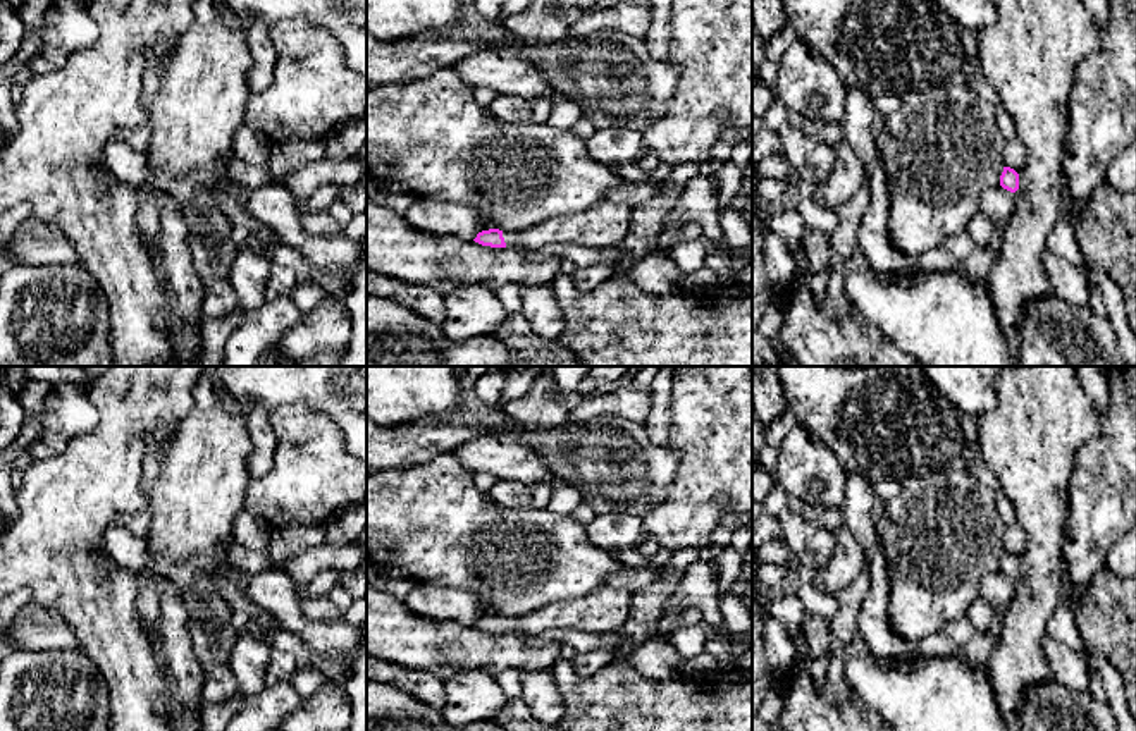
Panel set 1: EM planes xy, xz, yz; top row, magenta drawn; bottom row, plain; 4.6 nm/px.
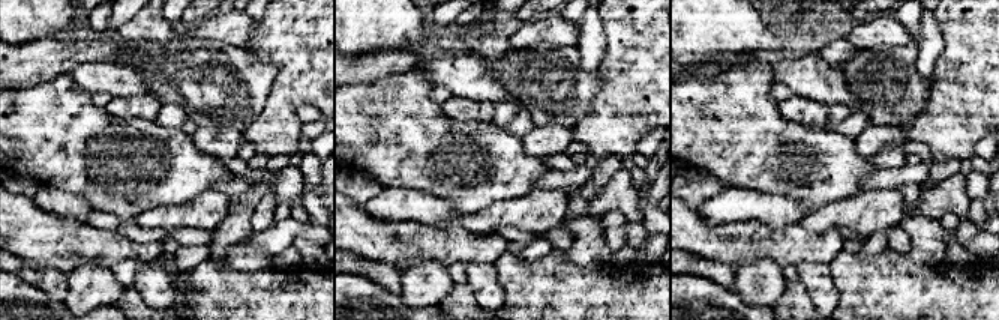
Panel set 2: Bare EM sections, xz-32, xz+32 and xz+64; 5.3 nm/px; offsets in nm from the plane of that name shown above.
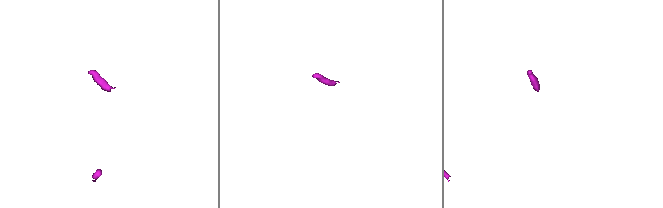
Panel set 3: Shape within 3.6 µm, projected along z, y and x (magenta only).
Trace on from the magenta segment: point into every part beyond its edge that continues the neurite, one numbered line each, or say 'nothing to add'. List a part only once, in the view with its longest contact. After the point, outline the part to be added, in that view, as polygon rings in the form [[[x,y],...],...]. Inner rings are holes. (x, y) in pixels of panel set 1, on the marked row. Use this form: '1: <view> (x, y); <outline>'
1: xz (605, 226); [[[609,200],[578,215],[554,217],[522,232],[503,232],[506,248],[540,249],[571,244],[594,249],[621,246],[632,225],[632,208]]]

